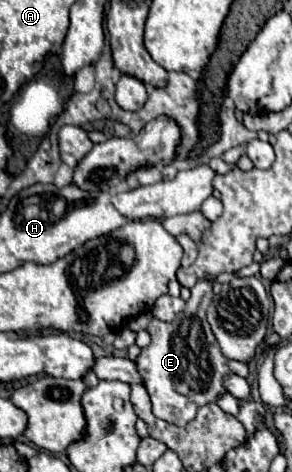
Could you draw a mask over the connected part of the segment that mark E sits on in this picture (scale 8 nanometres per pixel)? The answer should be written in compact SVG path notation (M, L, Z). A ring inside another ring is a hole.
M199 279L191 287L191 297L187 299L185 311L175 321L167 323L161 319L153 319L147 327L151 343L141 349L141 355L135 361L143 377L143 385L151 395L153 415L177 427L185 427L189 421L195 419L199 407L215 403L223 393L227 393L223 379L231 375L231 369L225 355L217 347L217 341L205 319L205 311L213 299L211 285L213 281ZM179 385L183 385L183 389Z

